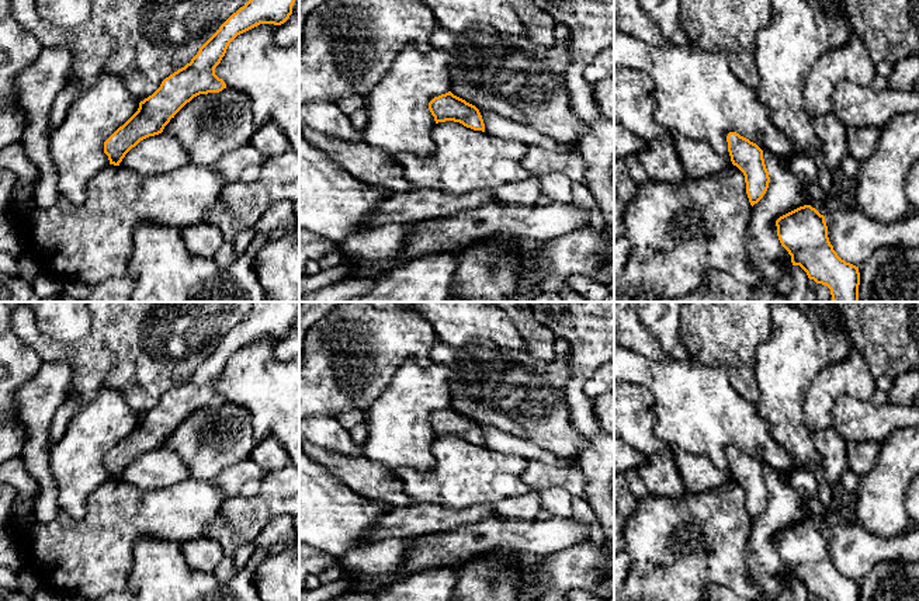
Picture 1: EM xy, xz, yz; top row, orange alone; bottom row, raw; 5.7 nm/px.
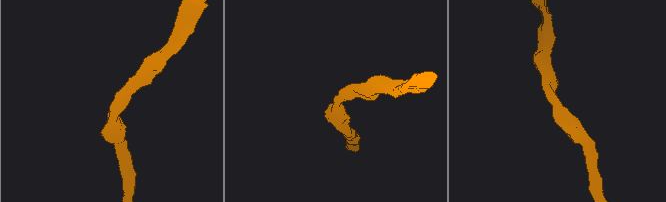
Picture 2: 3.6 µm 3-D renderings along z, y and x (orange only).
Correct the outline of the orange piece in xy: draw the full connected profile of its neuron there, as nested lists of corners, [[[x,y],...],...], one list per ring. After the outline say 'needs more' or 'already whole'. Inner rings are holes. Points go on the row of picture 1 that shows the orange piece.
[[[249,0],[233,13],[200,48],[184,67],[166,77],[160,87],[139,103],[138,111],[105,142],[110,164],[119,166],[125,154],[141,140],[163,132],[171,118],[194,97],[226,88],[215,74],[229,44],[260,24],[284,24],[295,0]]]; already whole

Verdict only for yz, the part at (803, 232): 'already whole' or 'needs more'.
already whole

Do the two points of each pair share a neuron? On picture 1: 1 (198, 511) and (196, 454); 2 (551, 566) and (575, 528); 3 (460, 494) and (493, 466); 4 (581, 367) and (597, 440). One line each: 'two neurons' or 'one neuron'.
1: two neurons
2: two neurons
3: one neuron
4: one neuron

